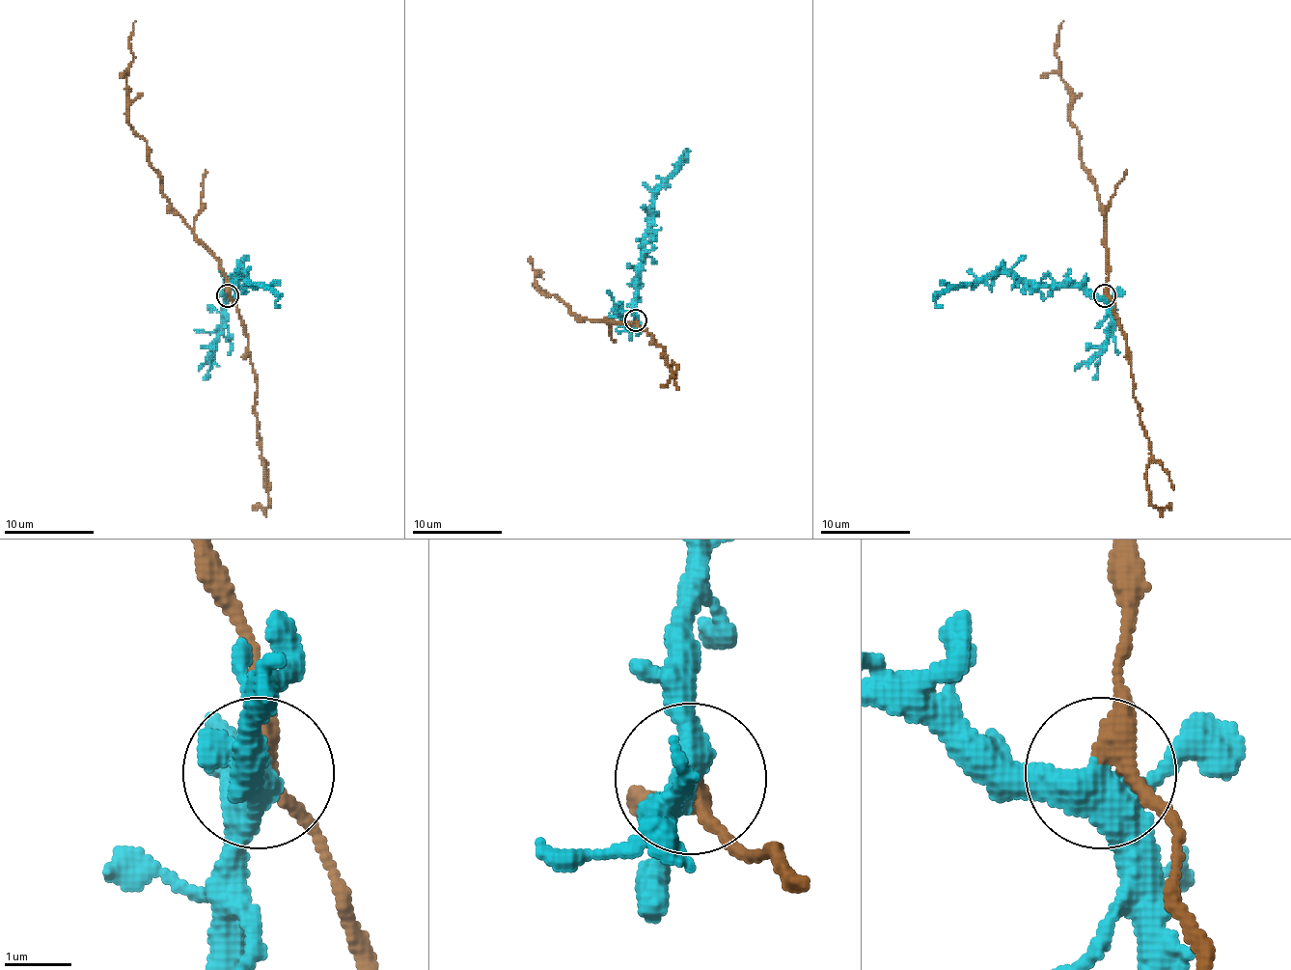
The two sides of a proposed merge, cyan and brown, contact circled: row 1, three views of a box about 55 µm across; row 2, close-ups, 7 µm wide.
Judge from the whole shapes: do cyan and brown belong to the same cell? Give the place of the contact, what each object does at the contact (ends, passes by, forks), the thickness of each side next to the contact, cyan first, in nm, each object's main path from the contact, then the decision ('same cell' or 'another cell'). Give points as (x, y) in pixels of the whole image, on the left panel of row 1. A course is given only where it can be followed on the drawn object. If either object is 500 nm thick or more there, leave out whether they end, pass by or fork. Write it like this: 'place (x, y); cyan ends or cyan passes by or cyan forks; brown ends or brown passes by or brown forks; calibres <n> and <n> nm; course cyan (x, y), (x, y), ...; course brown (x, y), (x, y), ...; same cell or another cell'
place (227, 295); cyan forks; brown passes by; calibres 380 and 280 nm; course cyan (228, 295), (228, 287), (243, 273), (250, 282), (266, 287), (277, 298), (275, 300), (280, 307); course brown (228, 293), (221, 263), (162, 192), (147, 143), (128, 123), (128, 37), (135, 21); another cell

